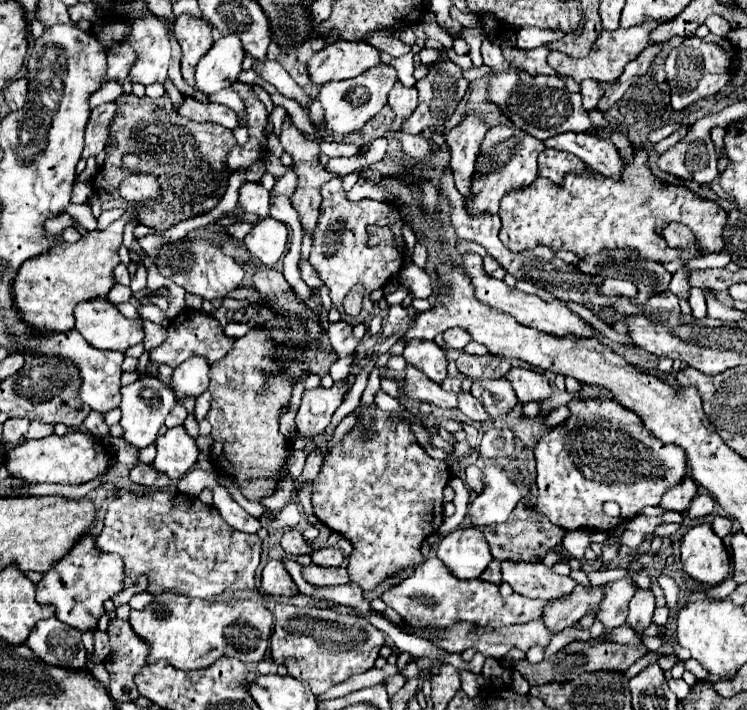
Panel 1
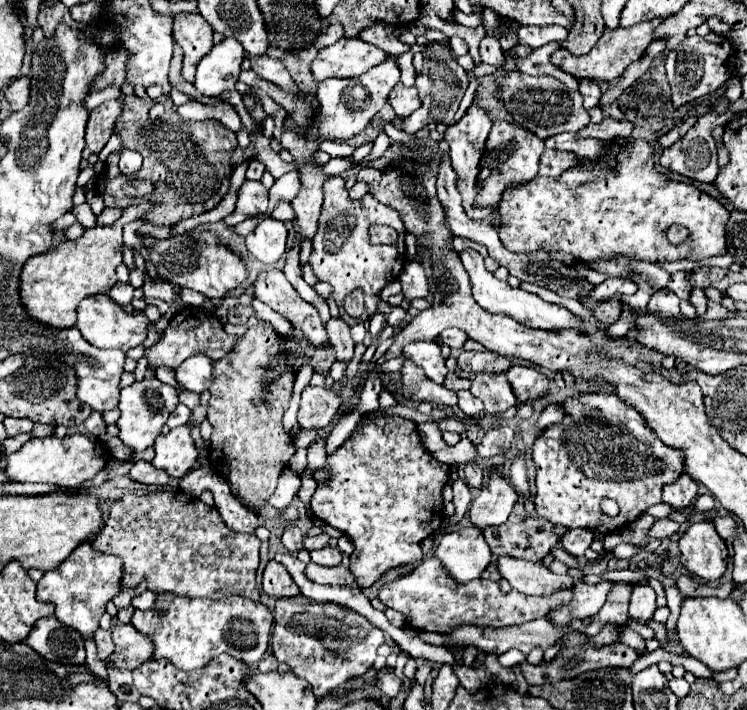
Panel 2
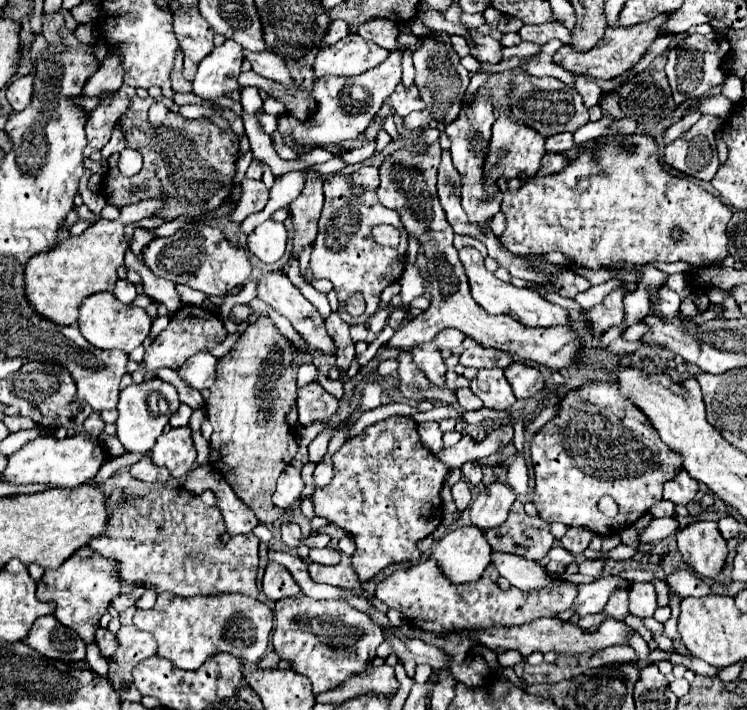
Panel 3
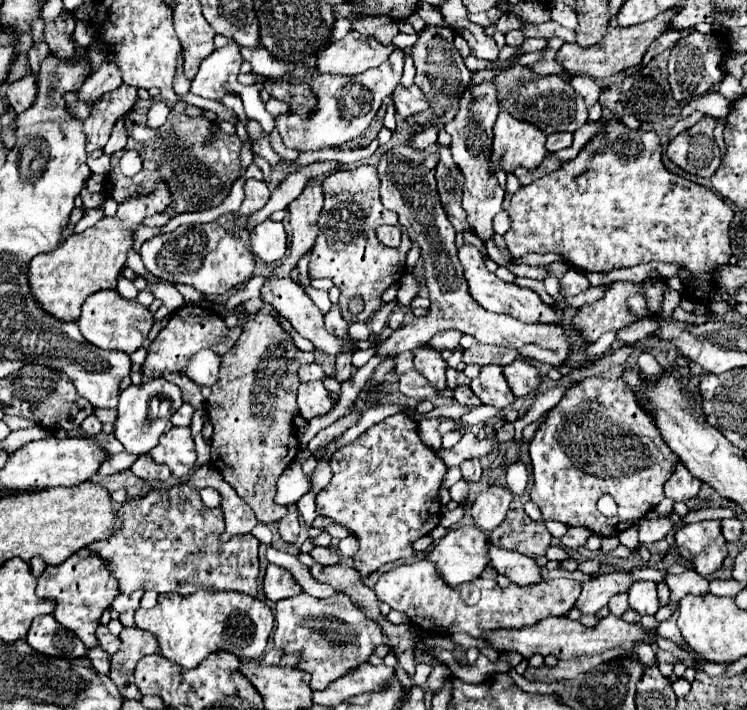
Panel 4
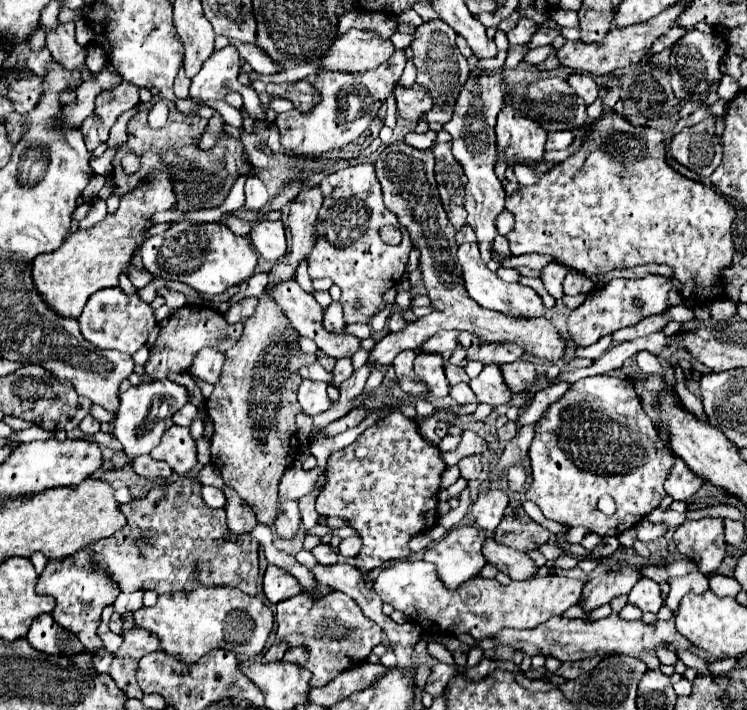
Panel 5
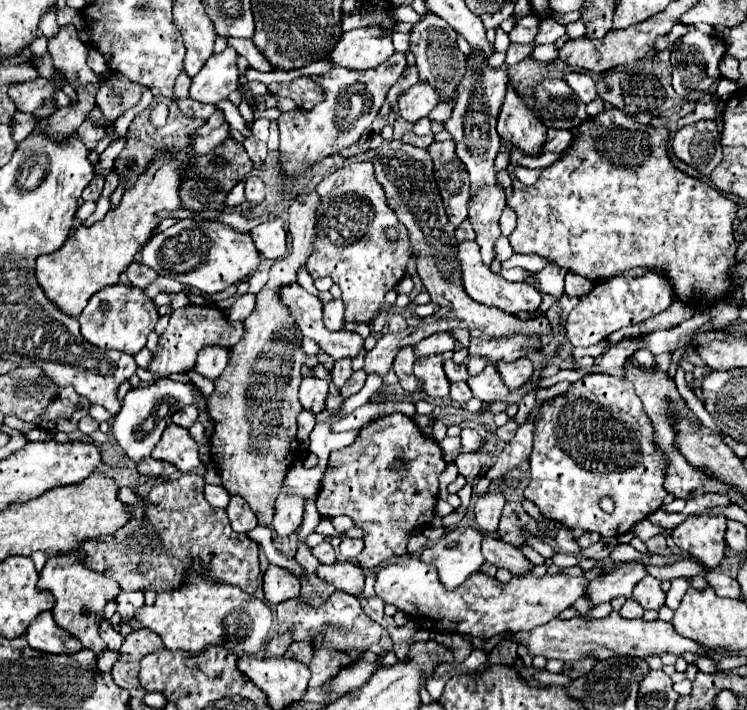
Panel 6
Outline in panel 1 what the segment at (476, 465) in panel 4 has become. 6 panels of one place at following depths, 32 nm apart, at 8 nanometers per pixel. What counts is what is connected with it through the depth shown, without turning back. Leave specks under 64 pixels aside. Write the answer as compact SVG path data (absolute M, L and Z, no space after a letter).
M468 466L464 470L464 482L472 492L480 494L482 492L482 470L476 466Z

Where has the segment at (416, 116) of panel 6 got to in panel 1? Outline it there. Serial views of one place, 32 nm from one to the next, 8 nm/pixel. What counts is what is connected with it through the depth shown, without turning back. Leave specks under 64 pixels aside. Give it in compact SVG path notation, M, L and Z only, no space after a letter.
M396 82L392 92L388 94L388 106L394 110L394 114L398 118L408 118L414 112L414 108L418 106L416 88L406 88L400 82Z

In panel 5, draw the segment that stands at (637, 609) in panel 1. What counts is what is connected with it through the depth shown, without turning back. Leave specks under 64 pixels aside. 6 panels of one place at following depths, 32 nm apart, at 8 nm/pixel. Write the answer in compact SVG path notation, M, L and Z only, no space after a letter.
M638 580L632 588L632 592L628 594L628 602L636 608L640 608L642 612L658 612L662 606L662 596L660 596L660 588L654 580Z

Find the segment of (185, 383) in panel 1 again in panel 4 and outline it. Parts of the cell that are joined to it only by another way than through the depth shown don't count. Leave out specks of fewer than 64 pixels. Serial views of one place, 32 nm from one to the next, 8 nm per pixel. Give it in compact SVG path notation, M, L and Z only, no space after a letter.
M200 350L188 364L182 368L180 374L188 376L196 386L212 386L218 380L218 368L220 368L220 356L212 350Z

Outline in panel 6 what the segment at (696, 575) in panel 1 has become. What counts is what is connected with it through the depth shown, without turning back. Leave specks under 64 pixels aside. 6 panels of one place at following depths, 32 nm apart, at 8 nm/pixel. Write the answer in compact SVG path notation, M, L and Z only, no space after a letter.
M710 512L702 516L690 516L680 526L674 528L674 544L688 556L694 556L704 570L714 570L724 558L726 550L726 518L712 516Z

